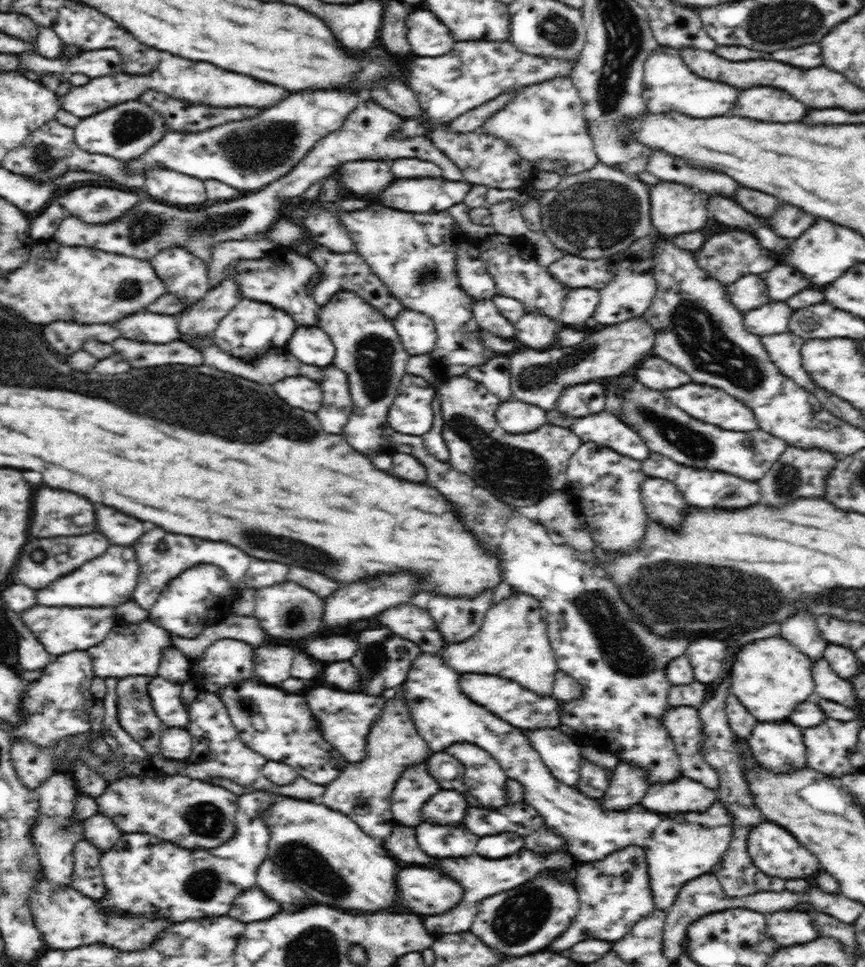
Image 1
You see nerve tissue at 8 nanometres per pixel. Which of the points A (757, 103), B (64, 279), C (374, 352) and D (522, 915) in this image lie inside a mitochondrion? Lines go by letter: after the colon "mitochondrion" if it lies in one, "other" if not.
A: other
B: other
C: mitochondrion
D: mitochondrion

